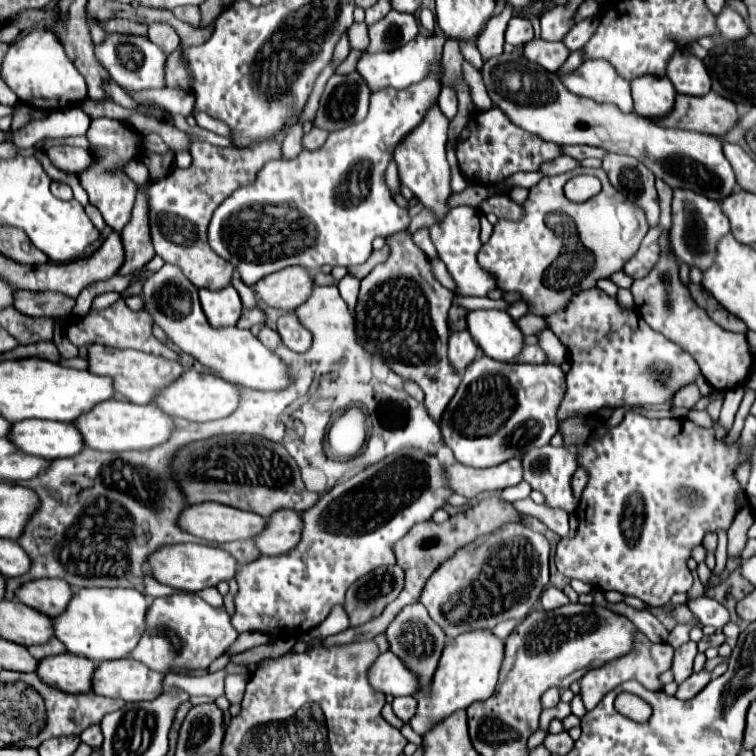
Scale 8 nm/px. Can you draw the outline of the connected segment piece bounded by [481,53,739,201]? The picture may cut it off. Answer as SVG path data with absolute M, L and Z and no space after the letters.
M503 53L501 57L489 59L483 65L481 75L493 103L501 107L515 125L545 141L557 145L591 145L611 153L631 155L669 187L685 187L715 201L723 201L739 189L735 173L723 155L721 139L715 135L663 127L637 113L623 113L615 105L603 105L579 97L571 93L555 73L543 71L539 63L517 57L515 53Z

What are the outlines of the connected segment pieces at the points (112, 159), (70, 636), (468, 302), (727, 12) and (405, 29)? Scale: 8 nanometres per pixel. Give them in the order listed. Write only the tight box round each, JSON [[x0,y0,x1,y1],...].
[[79,117,141,231],[53,589,149,663],[457,295,509,309],[717,5,749,41],[367,11,419,51]]

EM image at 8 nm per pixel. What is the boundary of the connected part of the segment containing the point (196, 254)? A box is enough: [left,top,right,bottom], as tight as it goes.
[145,141,281,289]

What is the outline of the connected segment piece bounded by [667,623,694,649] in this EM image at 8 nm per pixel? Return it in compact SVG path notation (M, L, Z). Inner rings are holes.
M693 623L686 625L677 625L670 633L667 642L674 648L677 649L687 641L689 641L689 634L691 629L694 627Z

